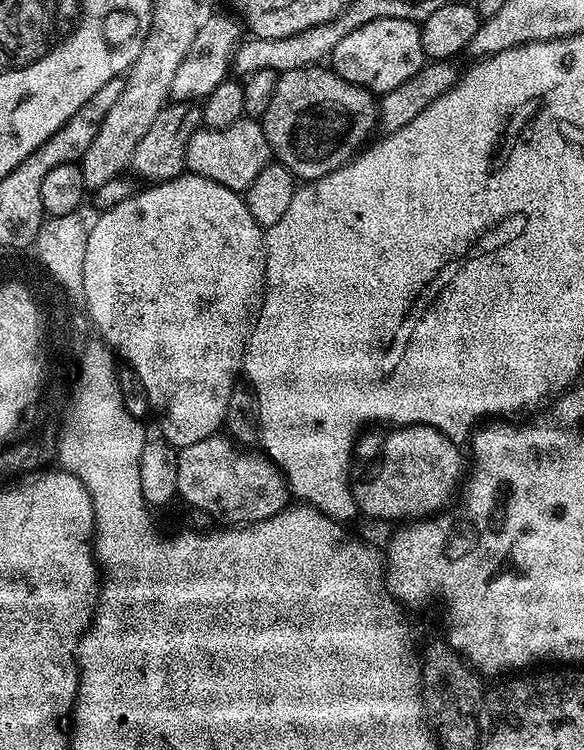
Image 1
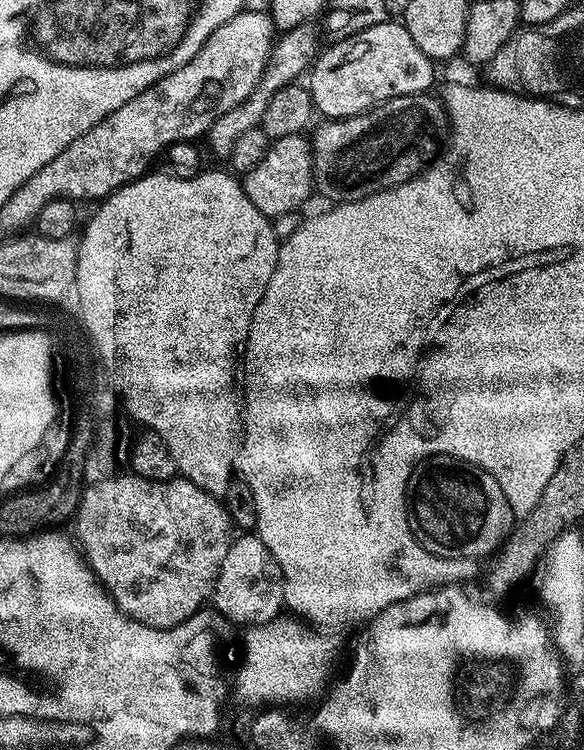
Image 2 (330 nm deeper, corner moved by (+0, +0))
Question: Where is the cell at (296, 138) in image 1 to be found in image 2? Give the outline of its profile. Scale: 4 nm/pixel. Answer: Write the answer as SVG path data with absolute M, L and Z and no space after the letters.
M432 94L390 98L359 112L357 116L351 116L346 120L325 119L323 123L316 133L311 133L310 143L314 188L317 193L321 192L328 202L361 200L420 175L443 153L450 136L449 116L444 108L443 99L436 97L435 100Z

